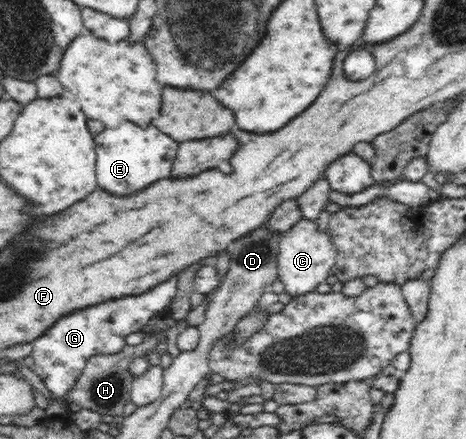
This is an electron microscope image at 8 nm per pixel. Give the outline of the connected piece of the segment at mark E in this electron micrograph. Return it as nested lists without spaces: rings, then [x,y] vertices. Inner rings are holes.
[[[123,121],[117,128],[104,129],[94,140],[98,187],[120,197],[133,196],[149,184],[171,176],[179,148],[177,140],[155,125],[141,127],[129,121]]]

